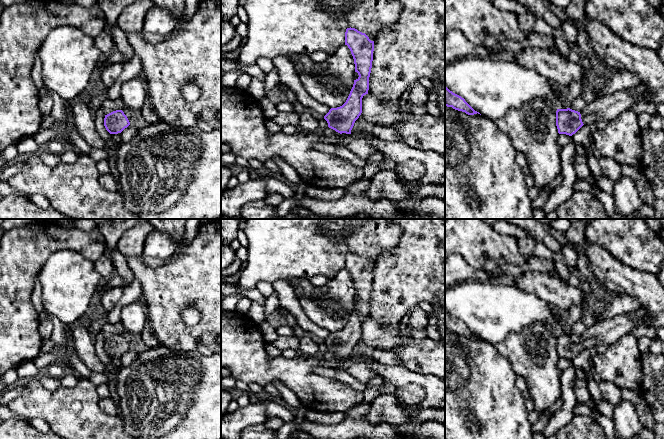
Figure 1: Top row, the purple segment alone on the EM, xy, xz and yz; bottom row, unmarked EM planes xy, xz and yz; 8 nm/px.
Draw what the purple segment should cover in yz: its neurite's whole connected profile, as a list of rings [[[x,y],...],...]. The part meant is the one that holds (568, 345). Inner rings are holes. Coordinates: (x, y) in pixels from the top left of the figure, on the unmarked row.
[[[641,307],[633,312],[597,321],[593,326],[586,328],[581,336],[570,332],[557,333],[558,357],[572,360],[583,349],[594,351],[600,345],[610,346],[617,339],[638,327],[640,321],[648,318],[650,314],[648,309]]]

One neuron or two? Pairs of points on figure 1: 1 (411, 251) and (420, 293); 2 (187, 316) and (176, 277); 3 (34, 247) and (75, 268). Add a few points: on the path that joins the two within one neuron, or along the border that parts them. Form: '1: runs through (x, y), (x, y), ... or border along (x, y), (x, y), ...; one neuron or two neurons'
1: runs through (420, 261), (420, 283); one neuron
2: border along (190, 305), (200, 314), (200, 320), (195, 326); two neurons
3: border along (73, 250), (55, 251), (48, 258), (38, 275); two neurons

